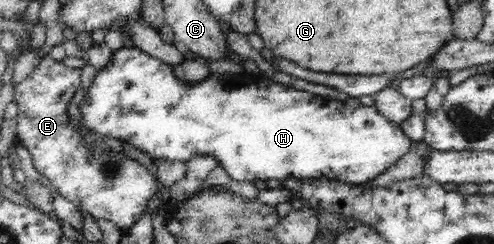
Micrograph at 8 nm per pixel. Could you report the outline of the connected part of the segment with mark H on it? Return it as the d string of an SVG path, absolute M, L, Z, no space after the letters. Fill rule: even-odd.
M121 47L113 51L110 60L106 66L101 68L93 79L93 82L88 86L88 92L79 106L80 114L82 114L81 126L74 126L79 131L80 136L86 137L86 141L90 145L98 145L103 143L104 138L114 138L123 142L128 142L130 146L138 148L140 152L145 152L151 160L169 160L170 162L187 162L194 156L213 156L222 168L227 172L232 180L240 180L240 182L254 182L254 180L281 180L282 177L292 177L296 180L310 179L326 179L336 180L356 185L364 185L365 182L376 178L382 174L387 168L396 162L401 156L404 156L411 150L413 140L404 134L400 124L393 123L385 116L379 113L378 108L373 106L358 106L358 104L348 104L348 102L338 102L337 99L322 98L310 92L305 92L299 89L287 87L286 85L268 79L266 74L260 74L257 77L247 76L243 74L229 73L208 73L206 78L194 84L184 83L184 81L176 77L174 69L170 63L164 62L156 57L150 56L147 52L140 50L138 47ZM234 79L239 79L238 84L234 84Z

